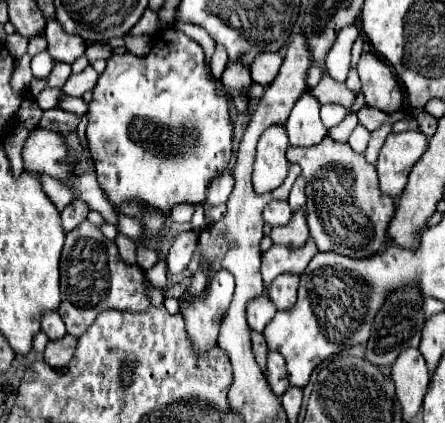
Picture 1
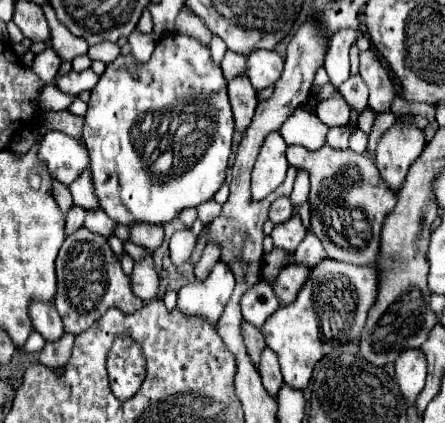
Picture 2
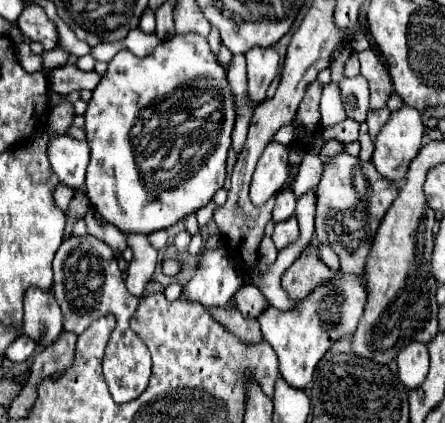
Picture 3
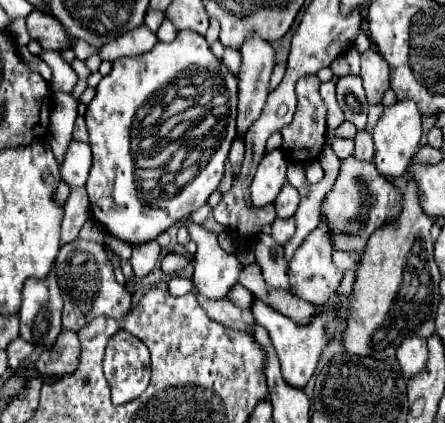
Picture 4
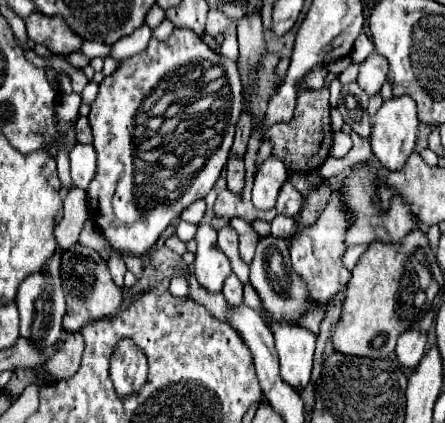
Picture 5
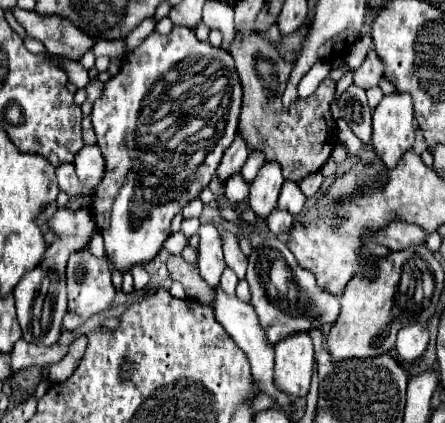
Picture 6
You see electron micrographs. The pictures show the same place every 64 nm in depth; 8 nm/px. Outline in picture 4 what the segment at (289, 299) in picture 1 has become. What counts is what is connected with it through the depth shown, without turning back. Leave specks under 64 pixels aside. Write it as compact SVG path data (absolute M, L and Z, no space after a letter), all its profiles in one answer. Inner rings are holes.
M324 222L318 224L318 228L306 236L306 240L298 246L298 250L294 252L294 256L290 260L288 276L290 276L290 284L292 284L292 294L296 294L296 296L300 296L312 304L326 304L328 298L336 292L338 284L344 278L344 272L338 270L334 266L334 262L330 260L332 252L334 252L330 232L332 230L328 228L328 224L324 224Z

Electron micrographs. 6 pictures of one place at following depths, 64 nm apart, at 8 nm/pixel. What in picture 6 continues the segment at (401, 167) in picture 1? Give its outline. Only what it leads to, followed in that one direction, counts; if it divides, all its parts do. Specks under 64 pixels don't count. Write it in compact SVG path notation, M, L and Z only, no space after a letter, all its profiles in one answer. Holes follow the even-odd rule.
M392 92L380 100L372 112L372 146L388 168L394 168L400 156L414 144L414 108L404 92Z

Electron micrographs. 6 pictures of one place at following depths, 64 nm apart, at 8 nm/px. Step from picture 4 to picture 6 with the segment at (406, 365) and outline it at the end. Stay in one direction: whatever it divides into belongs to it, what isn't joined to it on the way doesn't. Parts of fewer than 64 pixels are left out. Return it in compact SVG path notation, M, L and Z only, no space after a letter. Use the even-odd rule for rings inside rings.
M408 324L400 330L396 350L402 362L414 362L428 346L428 324Z

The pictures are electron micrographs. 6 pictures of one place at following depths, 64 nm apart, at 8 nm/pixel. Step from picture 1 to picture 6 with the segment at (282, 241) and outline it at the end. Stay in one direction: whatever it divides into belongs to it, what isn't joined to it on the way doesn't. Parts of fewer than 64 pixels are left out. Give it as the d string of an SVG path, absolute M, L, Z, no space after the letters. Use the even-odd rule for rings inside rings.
M272 210L272 214L266 218L266 224L268 224L268 230L278 236L278 234L286 234L290 232L292 224L294 224L294 216L290 212L284 212L284 210Z

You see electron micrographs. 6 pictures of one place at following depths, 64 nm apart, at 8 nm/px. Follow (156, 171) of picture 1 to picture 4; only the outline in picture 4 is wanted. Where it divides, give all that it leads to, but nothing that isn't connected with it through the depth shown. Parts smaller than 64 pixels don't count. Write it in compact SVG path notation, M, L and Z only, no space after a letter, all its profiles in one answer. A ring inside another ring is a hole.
M178 32L176 34L176 38L172 40L172 42L168 42L168 44L164 44L164 42L156 42L154 44L154 48L150 50L150 52L146 52L144 56L134 56L134 58L118 58L116 62L114 62L114 66L112 66L112 72L108 74L108 76L104 76L102 80L100 80L100 84L98 84L98 88L96 88L96 96L94 96L94 100L88 104L88 112L86 112L86 126L88 126L88 132L90 132L90 146L92 146L92 152L94 152L94 160L92 160L92 170L90 170L90 178L88 178L88 182L86 182L86 190L88 190L88 196L90 196L90 212L92 212L92 218L98 222L98 224L102 224L104 226L104 230L110 234L110 236L114 236L114 238L118 238L118 240L122 240L122 242L126 242L126 244L130 244L130 246L138 246L138 244L146 244L146 242L152 242L152 240L156 240L162 232L166 232L172 224L176 224L178 220L182 220L182 218L186 218L192 210L196 210L196 208L200 208L200 206L204 206L206 204L206 200L208 200L208 196L218 188L218 184L220 184L220 180L222 180L222 176L224 176L224 164L226 164L226 158L228 158L228 152L230 152L230 146L232 146L232 142L234 142L234 138L236 138L236 84L238 84L238 80L236 80L236 76L210 52L210 46L208 46L208 42L206 42L206 38L204 36L200 36L200 34L196 34L196 32ZM202 72L206 72L206 74L214 74L214 72L218 72L218 78L220 80L224 80L226 82L226 94L228 94L228 118L226 118L226 122L224 122L224 132L212 132L210 134L210 160L206 160L204 164L202 164L202 168L198 170L198 174L190 180L190 182L186 182L182 188L178 188L176 192L164 192L164 196L152 196L150 200L142 200L140 204L138 204L138 198L146 198L146 190L142 190L140 186L138 186L138 180L136 180L136 176L122 176L120 174L120 170L122 170L122 166L120 164L124 164L126 162L126 166L128 166L128 170L132 170L134 166L130 166L130 162L132 162L132 158L126 154L128 150L130 150L130 138L134 138L134 136L138 136L138 112L140 112L140 108L142 108L142 104L154 94L154 92L160 92L160 90L164 90L164 88L168 88L170 84L172 84L172 80L178 80L178 78L182 78L184 74L186 74L186 78L188 76L198 76L198 74L202 74ZM116 178L122 178L120 182L128 182L128 184L116 184ZM122 186L128 186L126 190L122 188ZM132 186L134 186L134 190L138 190L136 194L138 194L138 198L136 200L132 200L130 196L130 190L132 190ZM142 192L142 194L140 194ZM114 194L116 194L116 198L114 198Z

